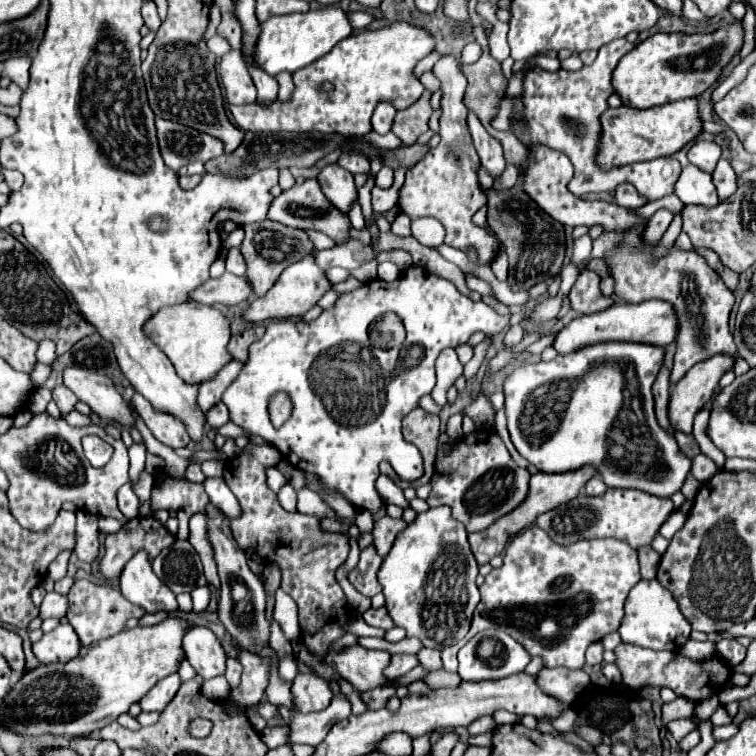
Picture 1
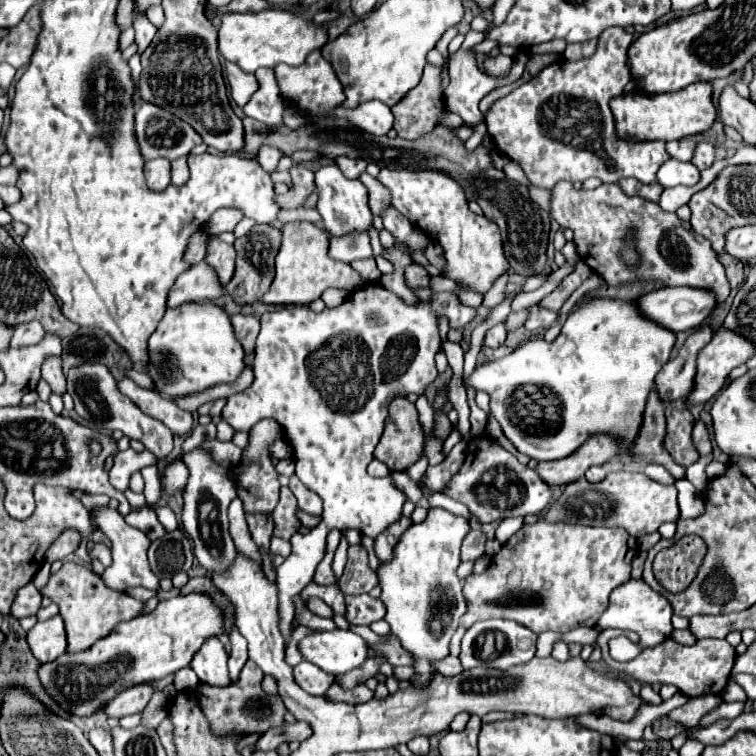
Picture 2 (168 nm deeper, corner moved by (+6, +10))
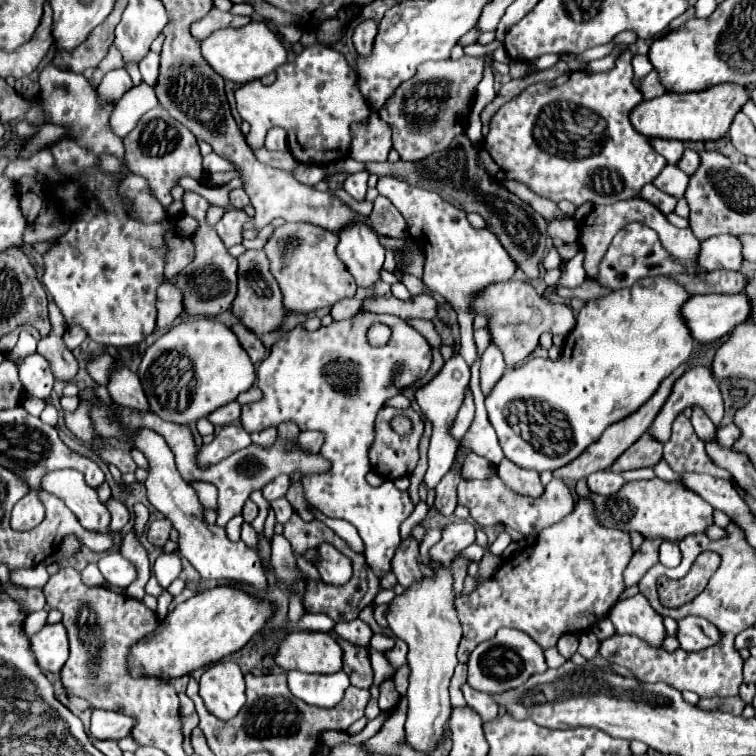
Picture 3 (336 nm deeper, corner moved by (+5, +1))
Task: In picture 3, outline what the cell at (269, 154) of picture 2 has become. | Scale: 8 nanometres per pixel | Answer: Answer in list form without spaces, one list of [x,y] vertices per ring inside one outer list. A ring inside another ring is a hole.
[[[304,31],[300,43],[304,45],[304,51],[294,61],[280,67],[272,85],[252,81],[236,89],[236,109],[252,127],[246,143],[254,151],[264,147],[266,131],[278,125],[286,129],[288,147],[300,163],[324,165],[348,155],[350,125],[362,121],[370,109],[356,87],[352,67],[338,51],[318,45],[314,31]]]

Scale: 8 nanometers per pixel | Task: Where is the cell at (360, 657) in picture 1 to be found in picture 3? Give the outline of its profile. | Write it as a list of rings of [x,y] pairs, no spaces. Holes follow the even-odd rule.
[[[292,631],[282,641],[276,663],[286,671],[336,673],[344,667],[344,651],[328,633]]]

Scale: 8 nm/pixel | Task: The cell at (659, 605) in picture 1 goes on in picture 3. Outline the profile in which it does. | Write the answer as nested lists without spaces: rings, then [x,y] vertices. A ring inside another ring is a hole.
[[[638,593],[634,597],[618,601],[608,613],[616,635],[636,635],[652,647],[660,647],[666,639],[662,615],[658,615],[648,599]]]

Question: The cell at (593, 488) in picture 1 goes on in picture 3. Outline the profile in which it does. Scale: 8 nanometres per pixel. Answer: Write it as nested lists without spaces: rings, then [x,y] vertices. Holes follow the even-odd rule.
[[[598,471],[598,473],[592,473],[588,477],[588,487],[592,493],[598,493],[598,495],[612,495],[616,493],[622,485],[624,485],[624,477],[620,473],[614,473],[614,471]]]

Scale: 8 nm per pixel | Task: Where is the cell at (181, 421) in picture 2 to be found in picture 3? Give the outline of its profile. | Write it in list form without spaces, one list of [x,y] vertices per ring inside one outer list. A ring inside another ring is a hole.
[[[120,367],[110,377],[108,395],[110,395],[110,399],[116,405],[122,405],[126,409],[142,411],[142,413],[148,413],[150,411],[150,405],[148,405],[148,399],[144,395],[144,391],[142,391],[142,385],[140,385],[138,375],[132,373],[132,371],[128,371],[126,367]]]

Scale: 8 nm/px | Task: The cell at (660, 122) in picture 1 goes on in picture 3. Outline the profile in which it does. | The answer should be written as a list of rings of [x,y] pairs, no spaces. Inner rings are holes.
[[[734,83],[714,85],[698,93],[684,93],[684,95],[664,93],[662,97],[638,103],[630,111],[630,123],[638,133],[646,135],[648,139],[658,137],[678,141],[716,141],[728,133],[728,127],[736,111],[742,109],[746,99],[748,93],[744,91],[744,87]]]

